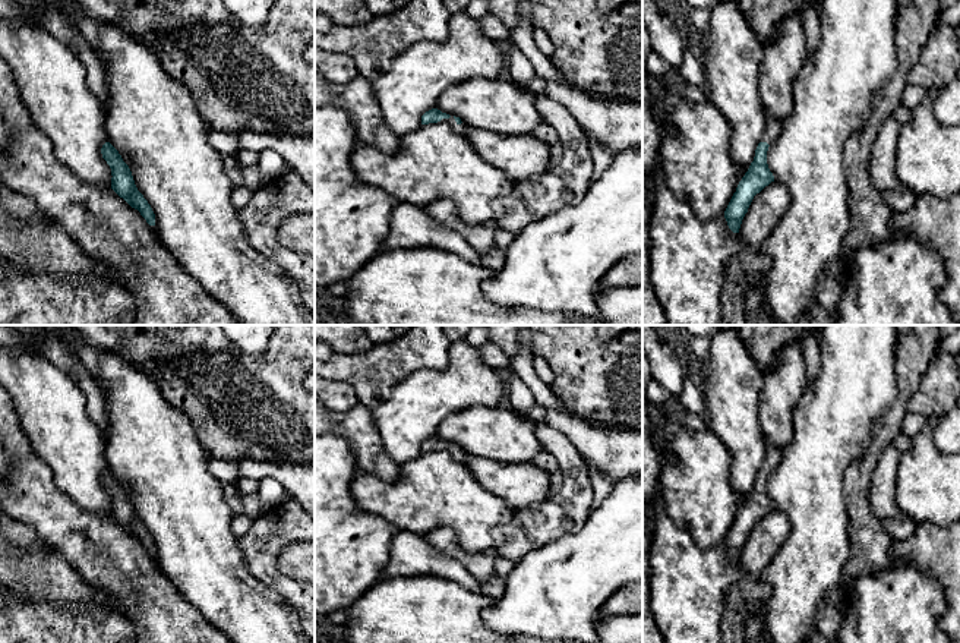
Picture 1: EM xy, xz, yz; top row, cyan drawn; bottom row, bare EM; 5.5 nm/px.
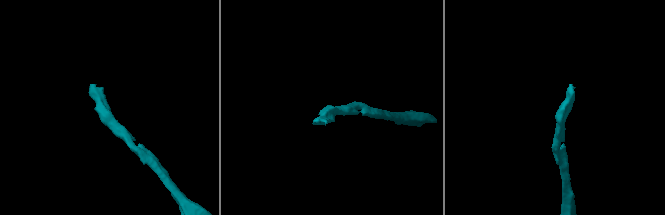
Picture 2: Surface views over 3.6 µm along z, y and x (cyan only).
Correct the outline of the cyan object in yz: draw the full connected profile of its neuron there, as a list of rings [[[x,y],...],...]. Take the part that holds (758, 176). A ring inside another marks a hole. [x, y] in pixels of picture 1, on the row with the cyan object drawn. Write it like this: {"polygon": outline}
{"polygon": [[[765,114],[765,132],[755,149],[754,161],[739,182],[736,192],[724,211],[727,226],[733,233],[739,233],[742,220],[748,212],[754,196],[774,182],[774,176],[767,164],[767,151],[768,146],[777,139],[780,129],[781,123],[770,114]]]}

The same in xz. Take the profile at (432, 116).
{"polygon": [[[432,108],[421,116],[421,124],[438,123],[438,122],[448,123],[449,127],[457,133],[464,133],[467,129],[460,117],[449,116],[438,108]]]}

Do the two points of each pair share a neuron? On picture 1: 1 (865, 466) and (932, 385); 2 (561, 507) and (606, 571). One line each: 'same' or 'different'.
1: different
2: different

